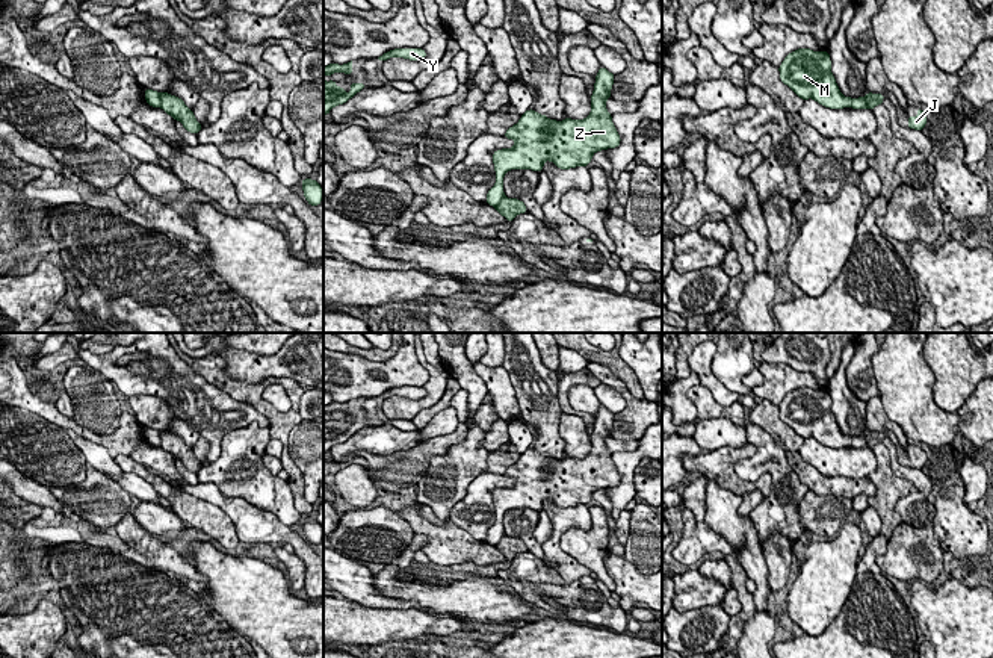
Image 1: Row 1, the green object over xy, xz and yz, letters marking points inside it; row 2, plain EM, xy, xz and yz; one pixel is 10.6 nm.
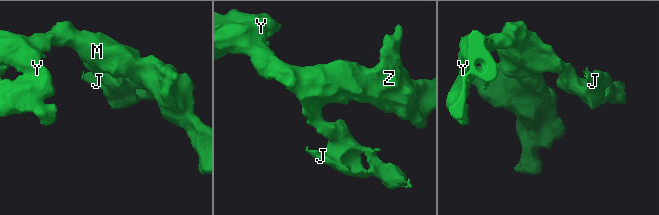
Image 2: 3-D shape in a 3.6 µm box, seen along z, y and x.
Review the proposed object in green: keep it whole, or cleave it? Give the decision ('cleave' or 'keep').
cleave

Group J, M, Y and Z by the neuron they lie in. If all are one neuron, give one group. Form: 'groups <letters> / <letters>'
groups J / M Y Z

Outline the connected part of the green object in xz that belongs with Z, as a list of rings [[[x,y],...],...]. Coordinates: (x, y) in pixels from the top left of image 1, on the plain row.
[[[600,405],[591,434],[591,452],[585,458],[550,458],[546,454],[526,449],[517,463],[505,470],[512,478],[512,487],[493,492],[496,522],[487,531],[485,542],[496,546],[505,535],[503,516],[511,508],[543,510],[544,501],[553,501],[559,508],[586,505],[595,490],[617,487],[621,476],[606,449],[614,414]]]

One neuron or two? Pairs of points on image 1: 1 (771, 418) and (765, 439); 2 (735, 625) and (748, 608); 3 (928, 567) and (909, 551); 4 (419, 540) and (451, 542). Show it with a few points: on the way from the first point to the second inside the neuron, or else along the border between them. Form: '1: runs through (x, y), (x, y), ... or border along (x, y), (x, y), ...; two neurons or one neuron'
1: border along (750, 422), (760, 427), (785, 453); two neurons
2: runs through (739, 620), (745, 613); one neuron
3: runs through (924, 563), (913, 552); one neuron
4: border along (423, 533), (428, 540), (419, 549); two neurons

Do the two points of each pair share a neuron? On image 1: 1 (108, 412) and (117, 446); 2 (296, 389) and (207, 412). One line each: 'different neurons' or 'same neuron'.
1: different neurons
2: different neurons

